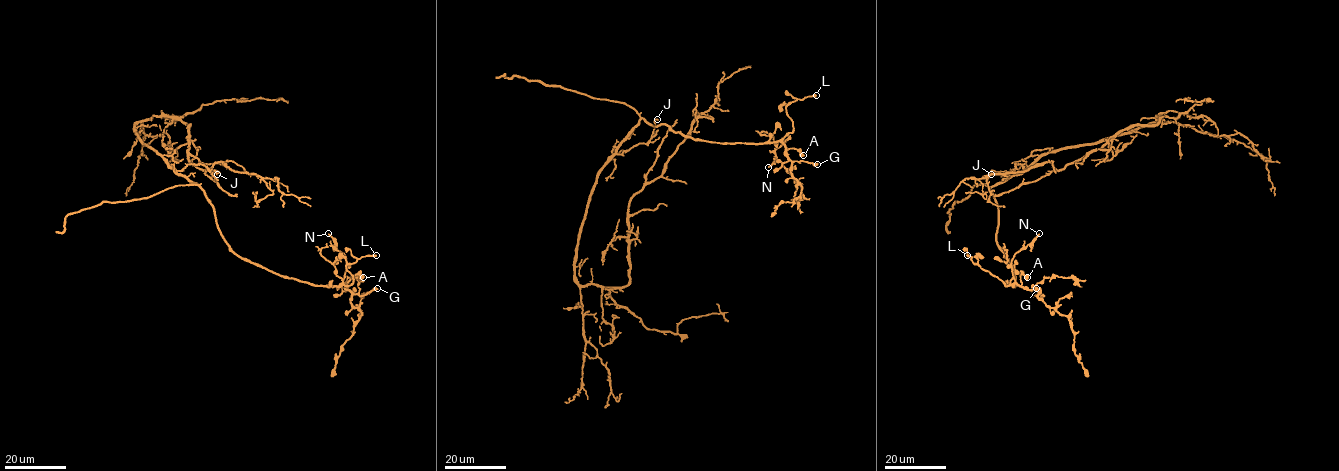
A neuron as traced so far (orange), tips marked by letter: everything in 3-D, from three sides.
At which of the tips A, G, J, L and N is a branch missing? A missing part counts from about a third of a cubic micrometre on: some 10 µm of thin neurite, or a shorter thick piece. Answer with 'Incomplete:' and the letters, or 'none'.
Incomplete: G, L

